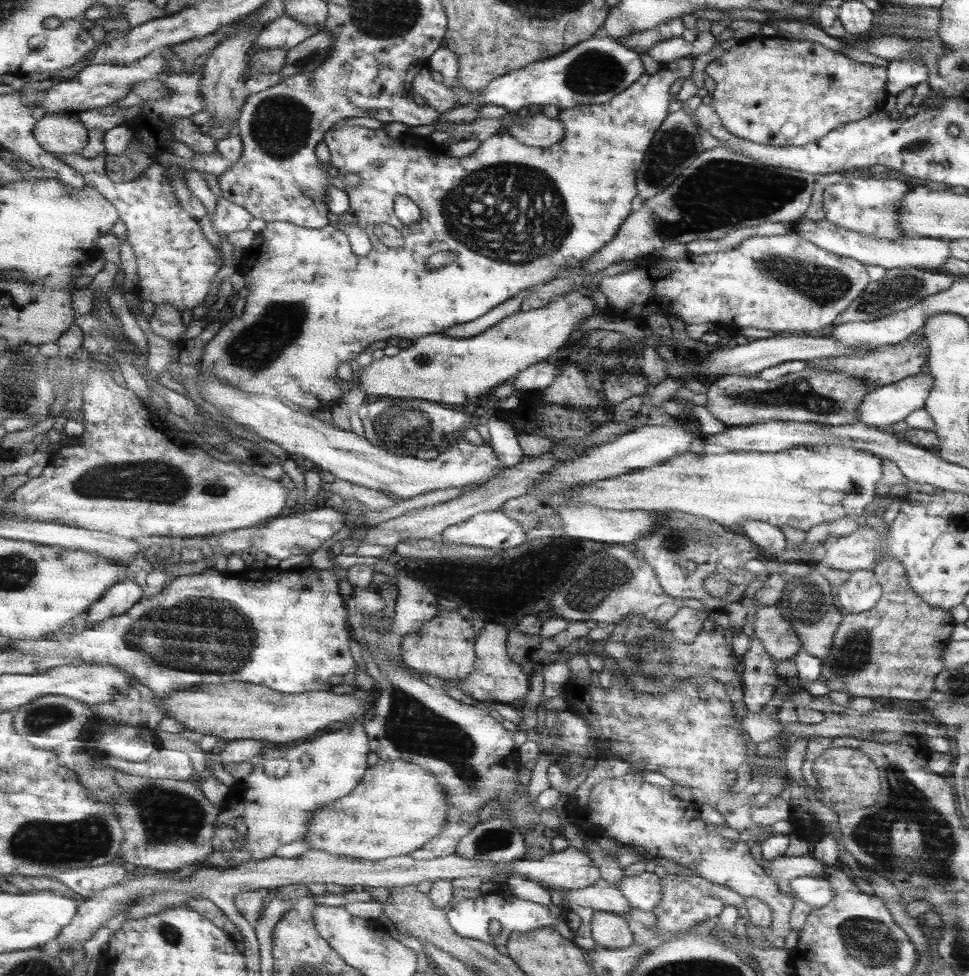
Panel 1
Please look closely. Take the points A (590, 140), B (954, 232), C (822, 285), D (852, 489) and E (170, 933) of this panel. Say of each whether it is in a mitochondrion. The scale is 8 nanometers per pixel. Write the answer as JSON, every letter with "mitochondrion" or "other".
{"A":"other","B":"other","C":"mitochondrion","D":"mitochondrion","E":"mitochondrion"}

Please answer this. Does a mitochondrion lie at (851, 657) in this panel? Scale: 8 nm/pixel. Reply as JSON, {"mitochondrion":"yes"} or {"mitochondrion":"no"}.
{"mitochondrion":"yes"}

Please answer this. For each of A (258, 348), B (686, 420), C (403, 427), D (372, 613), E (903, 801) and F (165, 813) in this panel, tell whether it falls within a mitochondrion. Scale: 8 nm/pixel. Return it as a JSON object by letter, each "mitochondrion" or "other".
{"A":"mitochondrion","B":"other","C":"mitochondrion","D":"mitochondrion","E":"mitochondrion","F":"mitochondrion"}

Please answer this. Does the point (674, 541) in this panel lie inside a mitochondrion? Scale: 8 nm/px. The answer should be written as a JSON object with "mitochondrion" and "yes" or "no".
{"mitochondrion":"yes"}

